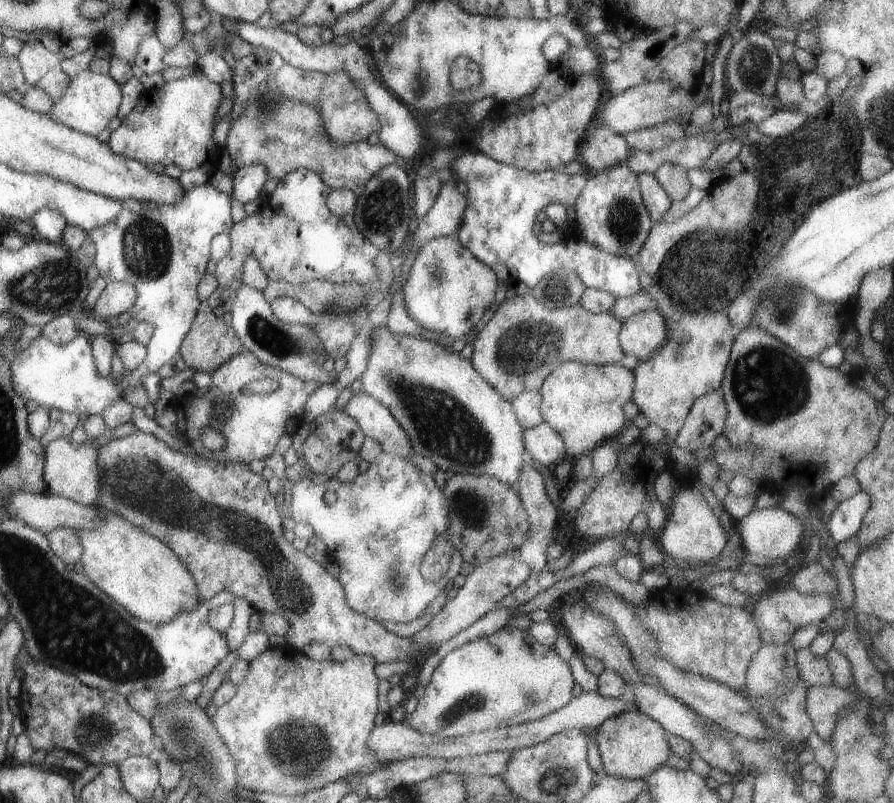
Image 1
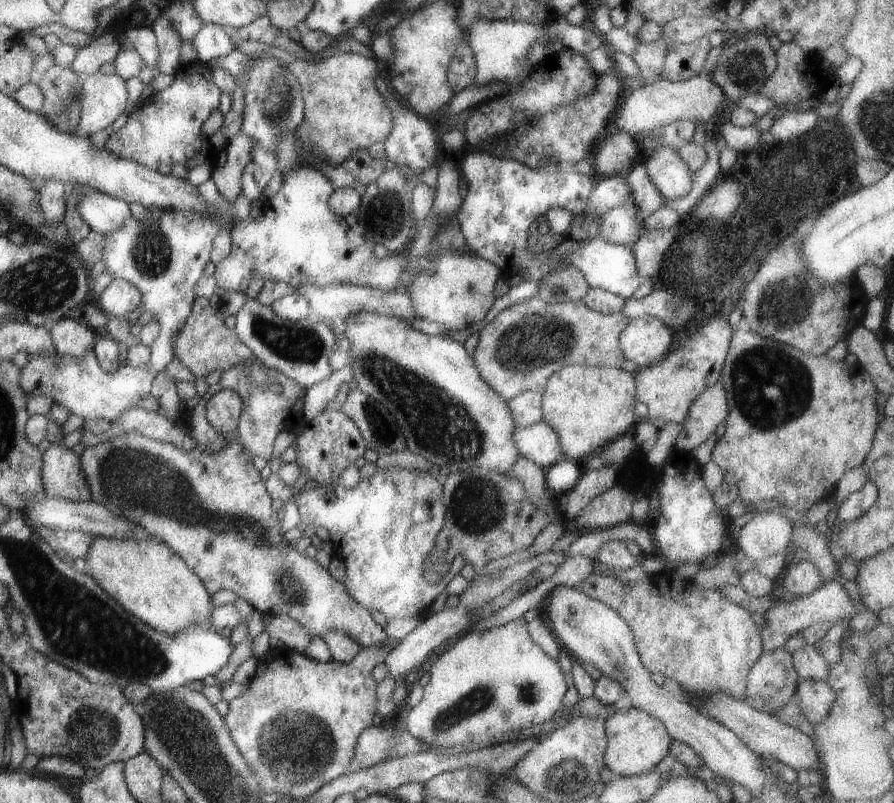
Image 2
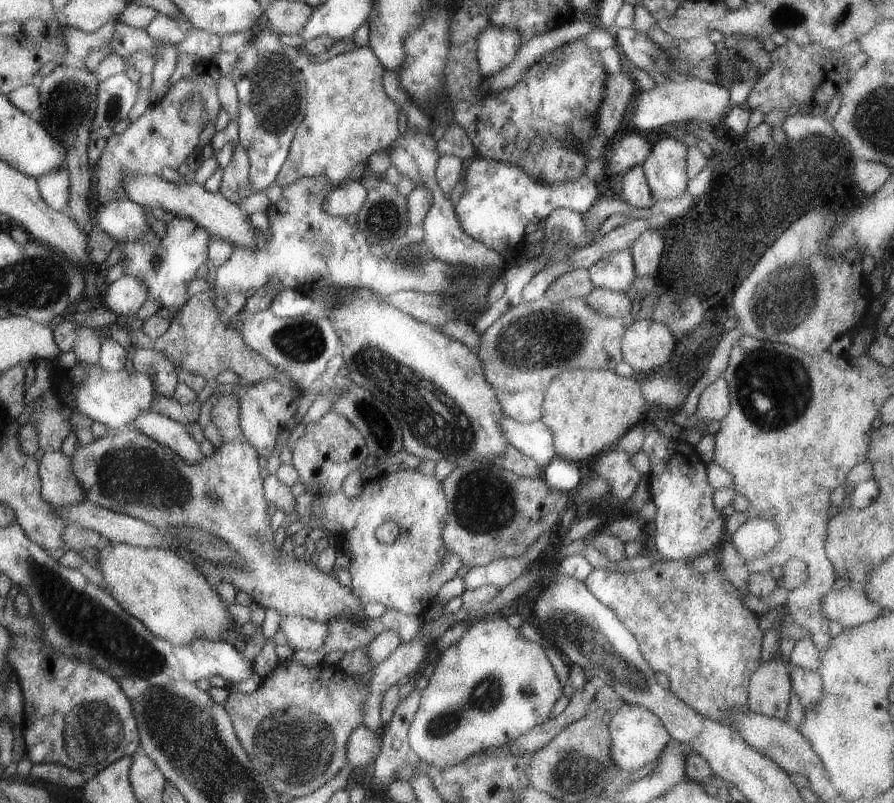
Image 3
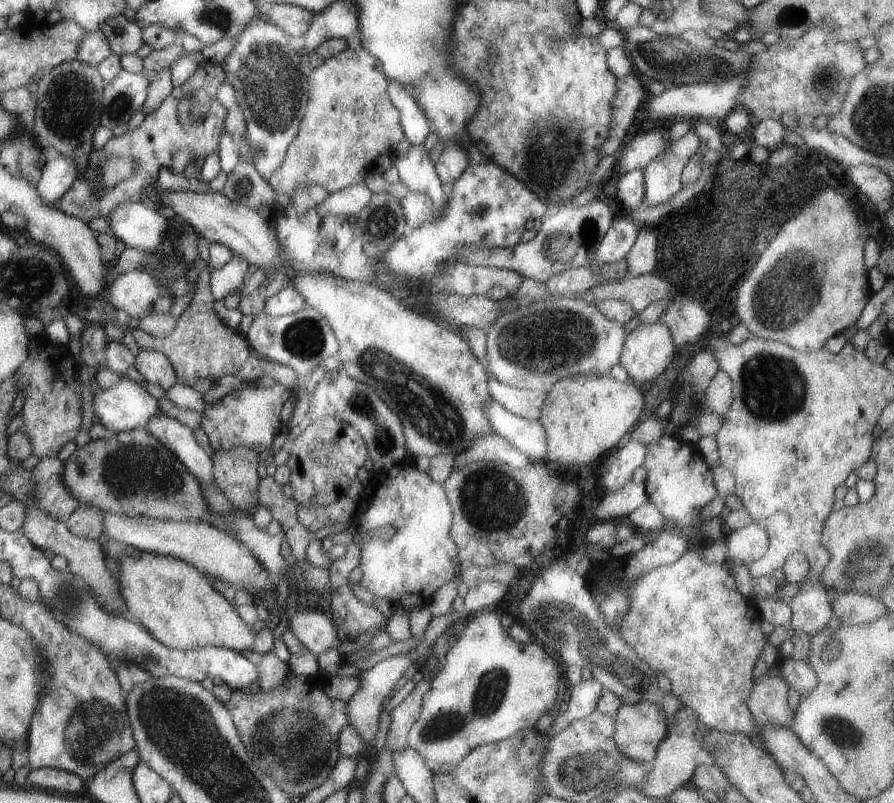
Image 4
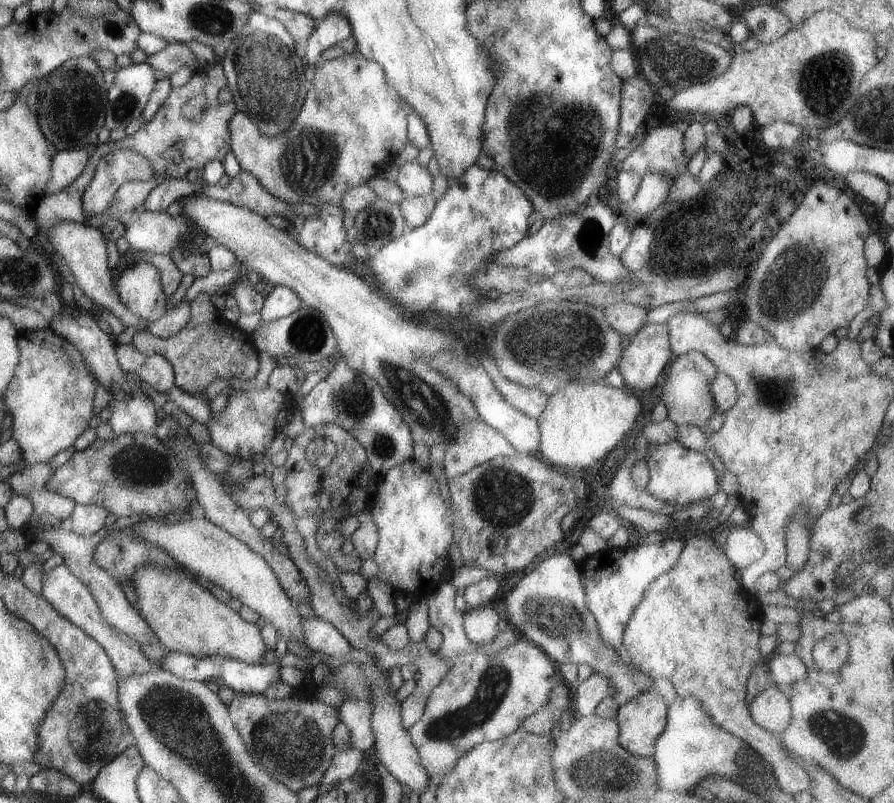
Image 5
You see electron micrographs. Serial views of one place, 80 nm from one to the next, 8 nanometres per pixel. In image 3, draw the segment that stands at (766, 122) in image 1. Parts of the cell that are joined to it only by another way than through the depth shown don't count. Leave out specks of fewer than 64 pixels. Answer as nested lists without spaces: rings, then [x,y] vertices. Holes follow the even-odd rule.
[[[795,111],[788,112],[781,124],[781,129],[789,140],[804,140],[811,136],[821,136],[837,143],[842,142],[825,119],[819,116],[812,117],[809,113],[801,115]]]

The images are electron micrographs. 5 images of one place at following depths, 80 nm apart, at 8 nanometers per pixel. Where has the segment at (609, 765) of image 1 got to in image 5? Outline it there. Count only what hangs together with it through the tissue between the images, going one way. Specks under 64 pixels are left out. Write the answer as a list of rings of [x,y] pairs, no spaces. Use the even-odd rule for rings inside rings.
[[[654,691],[639,692],[631,700],[623,701],[614,717],[618,730],[617,744],[633,756],[652,758],[655,740],[665,728],[666,716],[663,699]]]

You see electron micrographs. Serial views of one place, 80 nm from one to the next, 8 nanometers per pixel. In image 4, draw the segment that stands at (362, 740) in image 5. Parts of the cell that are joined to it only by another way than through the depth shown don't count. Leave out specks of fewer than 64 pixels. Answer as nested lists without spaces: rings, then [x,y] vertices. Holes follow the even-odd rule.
[[[396,654],[395,656],[385,658],[382,662],[377,662],[368,670],[360,671],[360,686],[347,701],[347,721],[348,726],[353,726],[353,728],[357,730],[357,734],[361,736],[361,740],[363,740],[365,744],[369,744],[377,734],[379,716],[383,710],[381,707],[383,699],[391,694],[391,690],[397,680],[401,678],[405,670],[413,664],[407,654]]]

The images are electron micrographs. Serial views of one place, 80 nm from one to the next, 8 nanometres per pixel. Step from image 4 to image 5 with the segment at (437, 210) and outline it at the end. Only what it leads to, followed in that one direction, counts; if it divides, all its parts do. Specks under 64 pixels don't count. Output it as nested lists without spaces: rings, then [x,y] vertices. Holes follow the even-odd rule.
[[[414,159],[399,166],[399,174],[394,183],[401,189],[403,196],[425,195],[433,192],[432,180],[427,166],[421,166]]]

